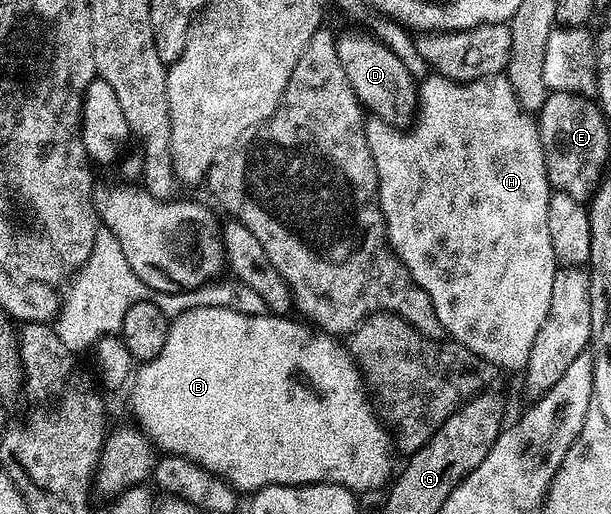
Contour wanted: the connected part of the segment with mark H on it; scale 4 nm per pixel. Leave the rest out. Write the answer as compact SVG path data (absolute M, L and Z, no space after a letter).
M438 74L428 77L424 84L422 81L418 85L417 111L410 126L387 124L378 118L367 120L367 141L379 175L379 205L385 218L387 241L417 286L429 294L429 302L433 302L433 310L437 310L437 318L441 318L444 333L454 343L465 346L472 354L480 356L496 369L522 373L529 362L537 330L541 330L541 322L545 322L549 312L557 267L553 242L549 239L549 198L553 189L545 170L545 150L541 146L539 126L536 117L526 112L517 102L517 94L513 94L513 86L509 86L506 75L486 76L464 84Z

